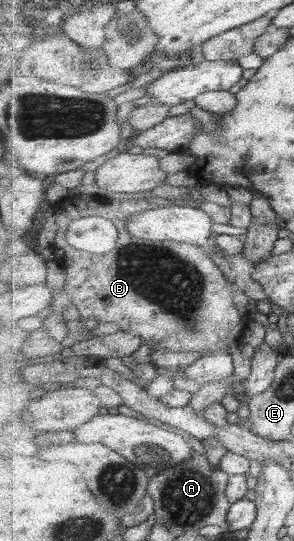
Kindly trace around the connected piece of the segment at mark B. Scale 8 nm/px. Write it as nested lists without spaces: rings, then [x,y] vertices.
[[[112,195],[110,197],[108,196],[106,197],[100,197],[100,196],[99,197],[88,197],[88,196],[87,197],[77,197],[77,196],[69,197],[67,196],[61,201],[57,201],[56,203],[52,204],[55,210],[55,213],[53,214],[53,216],[54,216],[55,223],[57,225],[56,234],[54,236],[54,242],[55,242],[55,238],[57,238],[57,255],[60,258],[63,258],[63,257],[67,258],[66,263],[65,263],[66,264],[65,272],[69,272],[69,276],[66,276],[63,280],[64,284],[62,285],[62,288],[63,290],[69,291],[69,299],[71,300],[71,304],[73,304],[73,306],[78,308],[82,317],[84,317],[87,320],[96,319],[101,324],[105,324],[105,322],[114,322],[120,327],[121,331],[131,332],[133,334],[136,334],[137,336],[141,338],[143,342],[151,342],[152,348],[154,350],[160,350],[160,348],[163,348],[169,351],[181,352],[181,353],[198,352],[198,354],[200,354],[201,357],[205,357],[209,354],[213,354],[214,352],[222,352],[222,350],[224,350],[224,352],[231,352],[231,344],[229,344],[229,339],[231,338],[233,329],[236,326],[239,326],[240,324],[245,324],[245,321],[251,318],[251,315],[241,314],[241,310],[239,310],[239,308],[235,306],[235,300],[233,300],[233,296],[235,296],[235,288],[233,288],[234,284],[231,284],[231,282],[227,280],[227,276],[225,276],[225,274],[223,274],[223,272],[221,272],[221,270],[217,268],[217,264],[215,264],[215,262],[213,262],[213,260],[211,259],[211,254],[209,253],[207,247],[203,244],[195,245],[195,244],[189,244],[189,243],[183,243],[183,242],[175,242],[173,240],[149,240],[149,239],[143,240],[142,238],[135,238],[126,229],[126,226],[127,226],[126,222],[127,220],[130,219],[131,216],[135,216],[135,214],[139,214],[139,212],[145,212],[145,210],[151,210],[153,208],[165,208],[165,206],[175,206],[176,204],[179,204],[179,203],[173,202],[165,198],[157,198],[157,197],[152,197],[151,199],[132,200],[129,202],[124,202],[124,201],[118,201],[117,196],[115,195]]]

